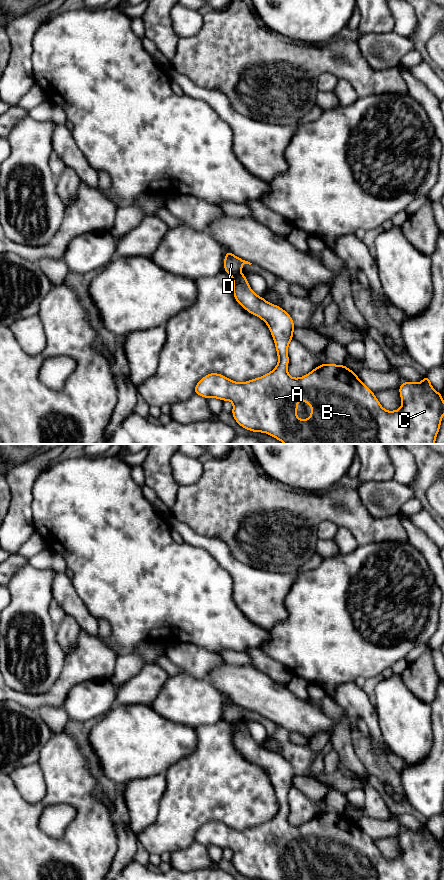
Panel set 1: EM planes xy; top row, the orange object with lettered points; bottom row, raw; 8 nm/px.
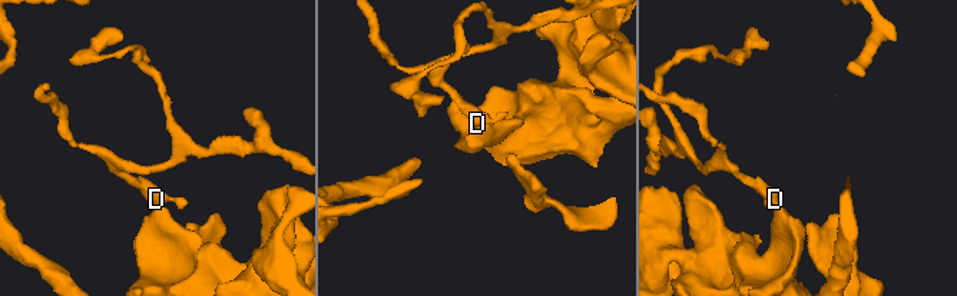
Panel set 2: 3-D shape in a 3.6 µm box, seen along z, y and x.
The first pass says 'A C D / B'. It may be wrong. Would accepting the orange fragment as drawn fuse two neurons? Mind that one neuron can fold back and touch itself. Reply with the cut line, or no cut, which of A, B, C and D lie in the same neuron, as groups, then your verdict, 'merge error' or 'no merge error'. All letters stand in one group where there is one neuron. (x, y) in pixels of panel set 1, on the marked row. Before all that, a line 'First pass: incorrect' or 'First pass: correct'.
First pass: incorrect
cut xy (240, 273), (232, 275); groups A B C / D; merge error

